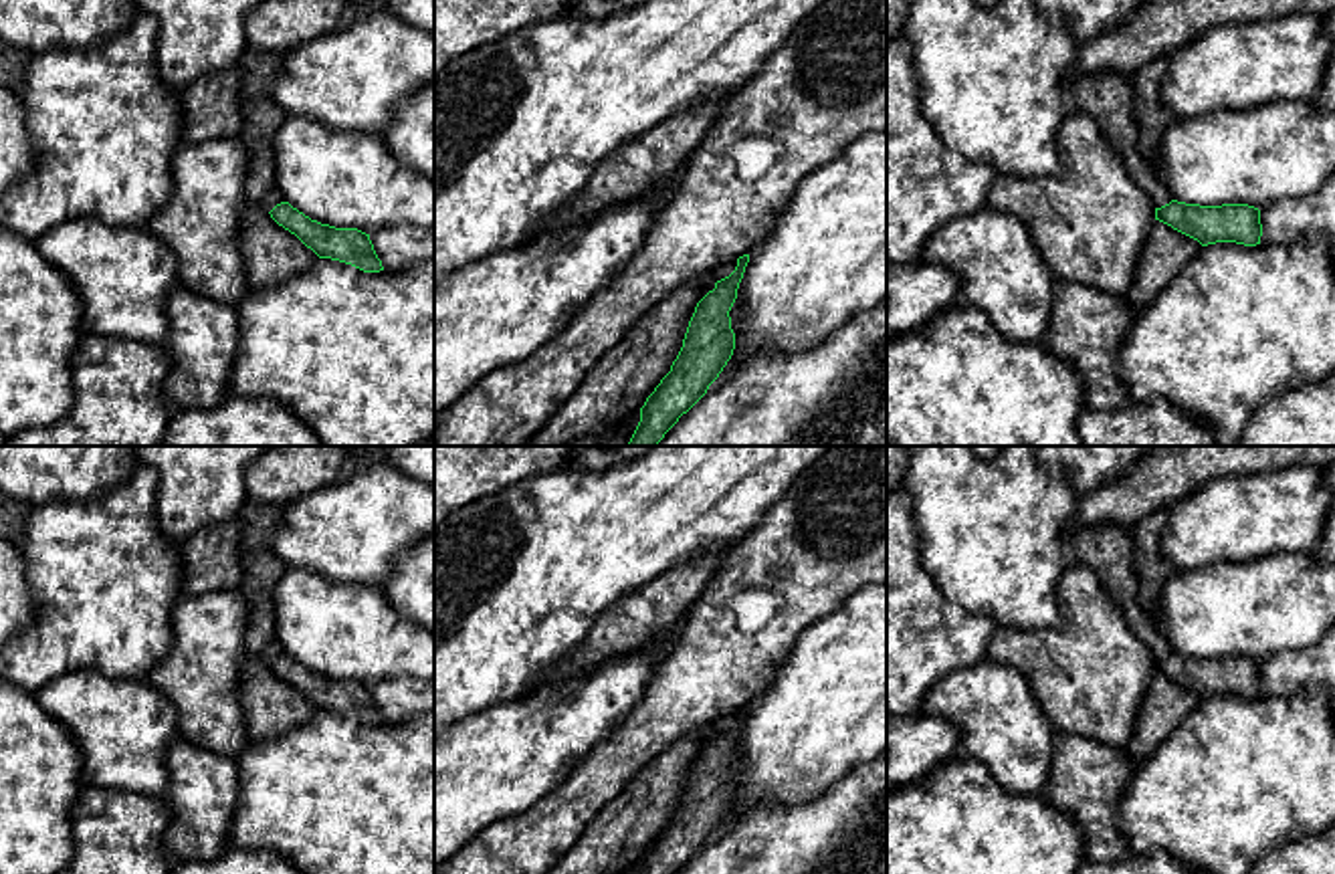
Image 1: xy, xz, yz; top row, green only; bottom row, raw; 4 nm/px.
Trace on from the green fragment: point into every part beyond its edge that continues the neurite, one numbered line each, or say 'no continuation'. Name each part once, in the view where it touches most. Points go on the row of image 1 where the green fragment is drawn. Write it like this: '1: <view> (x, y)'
no continuation

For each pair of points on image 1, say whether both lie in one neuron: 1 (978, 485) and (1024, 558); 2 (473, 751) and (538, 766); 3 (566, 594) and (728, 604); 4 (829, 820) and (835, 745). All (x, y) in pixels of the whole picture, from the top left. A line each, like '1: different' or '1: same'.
1: same
2: same
3: different
4: different

